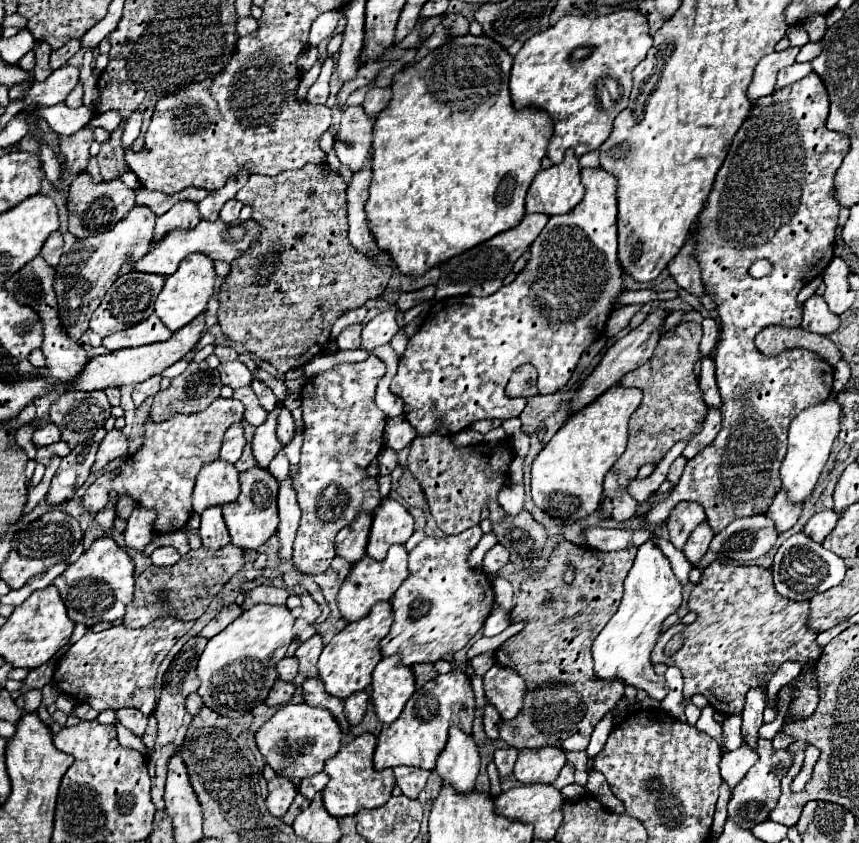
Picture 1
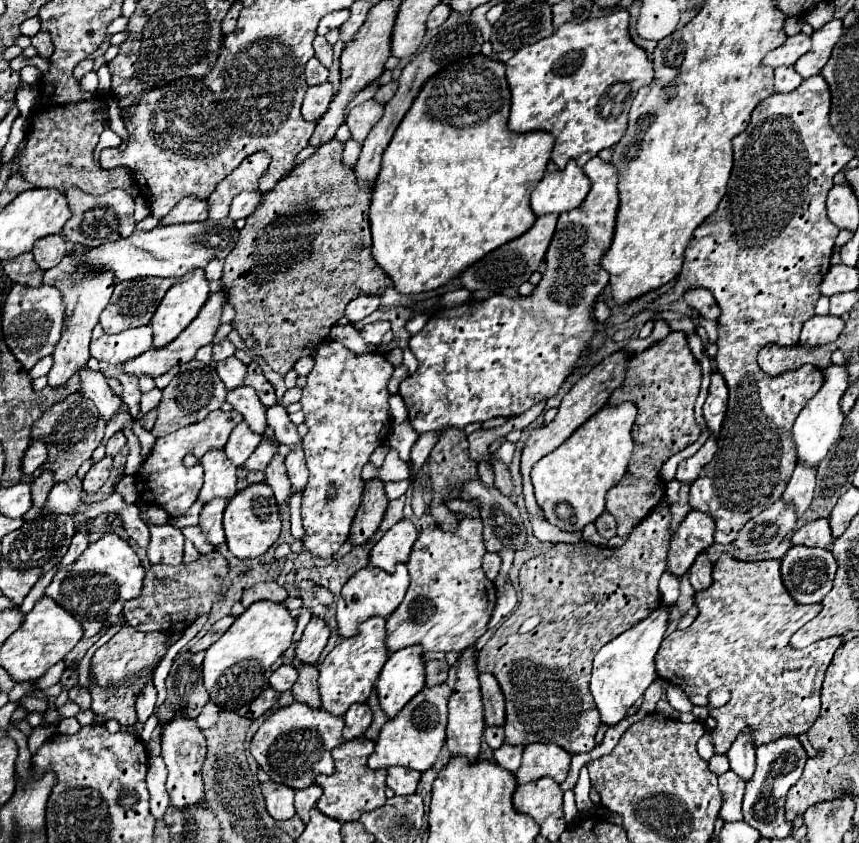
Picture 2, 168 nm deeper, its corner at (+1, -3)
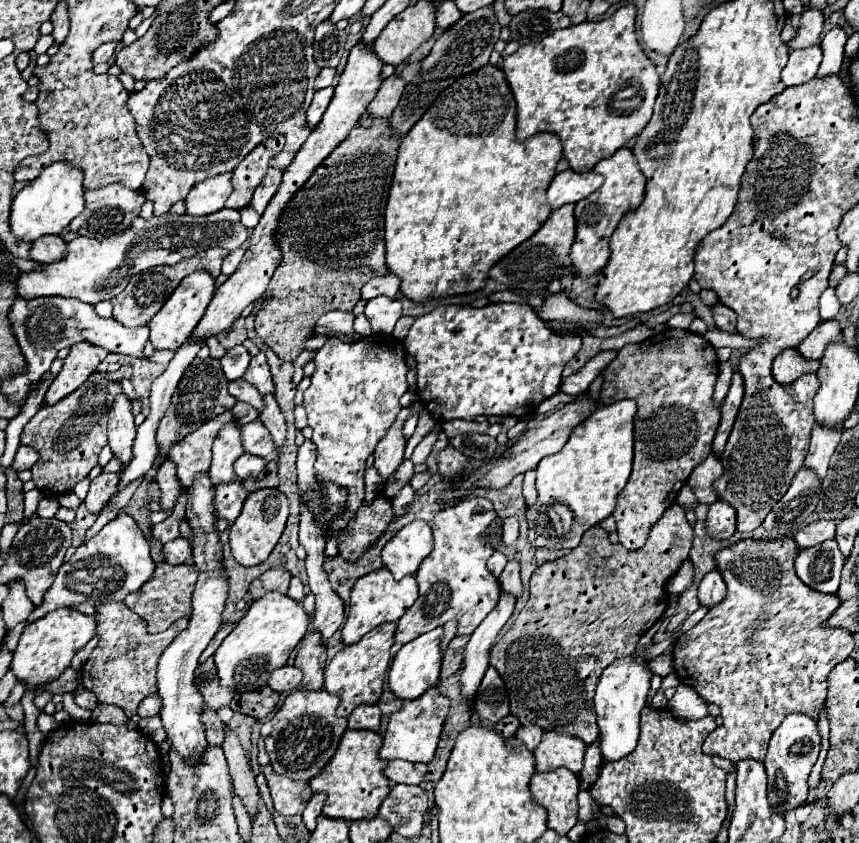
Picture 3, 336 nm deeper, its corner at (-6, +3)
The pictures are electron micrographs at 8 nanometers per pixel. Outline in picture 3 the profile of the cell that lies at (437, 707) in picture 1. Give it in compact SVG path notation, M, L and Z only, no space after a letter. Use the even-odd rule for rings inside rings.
M430 687L416 701L408 701L400 711L390 715L380 757L386 761L392 761L392 759L406 759L406 761L420 761L420 763L432 761L448 709L450 709L450 699L442 695L438 687Z

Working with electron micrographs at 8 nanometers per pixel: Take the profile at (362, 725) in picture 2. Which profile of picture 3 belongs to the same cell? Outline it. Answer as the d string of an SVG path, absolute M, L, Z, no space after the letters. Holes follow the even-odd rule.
M360 705L352 711L348 717L348 727L350 729L370 729L378 731L380 727L380 709L378 705Z

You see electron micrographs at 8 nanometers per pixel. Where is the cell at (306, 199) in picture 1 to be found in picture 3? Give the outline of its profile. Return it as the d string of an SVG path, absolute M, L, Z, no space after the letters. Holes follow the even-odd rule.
M388 119L374 121L370 129L356 125L334 149L334 153L330 153L318 165L318 169L314 169L306 185L302 185L302 189L294 193L290 205L286 205L286 213L282 213L276 229L276 245L282 251L282 261L270 279L274 291L266 295L260 311L254 315L254 329L258 337L278 357L282 357L282 361L292 363L304 351L306 341L314 333L314 323L322 313L334 309L352 311L352 307L360 301L362 285L374 277L388 273L388 267L384 263L384 207L392 183L398 145L400 139L390 137Z

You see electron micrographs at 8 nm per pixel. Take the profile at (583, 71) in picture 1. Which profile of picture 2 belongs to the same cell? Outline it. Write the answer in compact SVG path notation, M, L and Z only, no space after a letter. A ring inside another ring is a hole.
M615 11L607 17L589 19L583 23L567 23L559 27L551 37L519 49L507 63L507 83L511 89L511 115L509 129L513 133L547 131L555 137L553 163L565 169L569 159L575 159L583 167L599 151L615 147L627 131L627 113L639 87L653 81L653 63L649 55L639 49L629 37L629 13Z

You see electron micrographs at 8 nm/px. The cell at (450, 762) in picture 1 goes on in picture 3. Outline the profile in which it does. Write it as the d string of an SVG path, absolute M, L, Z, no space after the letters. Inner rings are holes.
M502 593L498 605L492 613L478 625L478 629L470 635L470 641L464 647L464 661L460 669L460 693L468 703L468 709L474 711L474 695L478 691L478 685L482 683L482 677L488 669L490 661L490 649L496 641L496 635L506 625L514 611L516 599Z

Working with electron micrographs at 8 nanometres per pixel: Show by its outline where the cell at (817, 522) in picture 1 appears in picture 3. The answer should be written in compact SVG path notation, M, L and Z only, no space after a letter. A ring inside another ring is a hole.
M818 519L818 521L802 527L794 535L794 541L798 543L800 549L806 549L806 547L814 547L814 545L826 541L826 539L834 539L834 531L836 531L836 521Z

